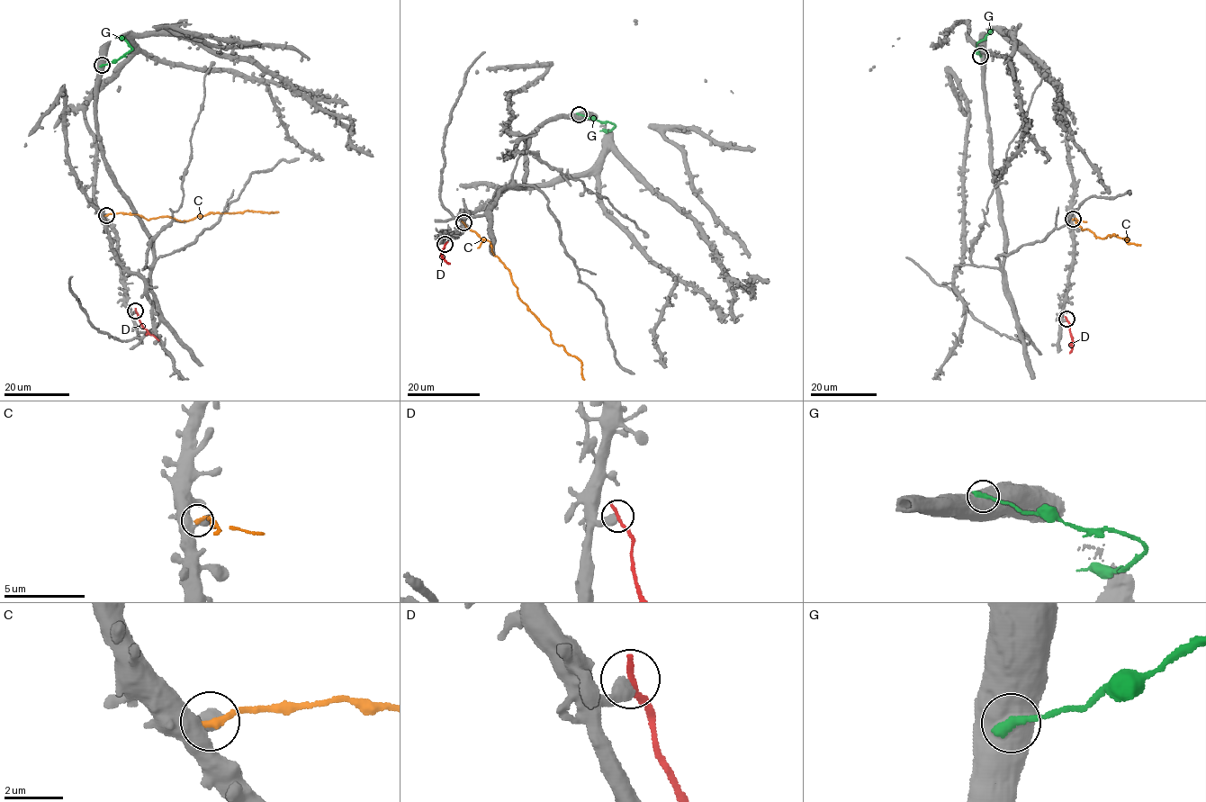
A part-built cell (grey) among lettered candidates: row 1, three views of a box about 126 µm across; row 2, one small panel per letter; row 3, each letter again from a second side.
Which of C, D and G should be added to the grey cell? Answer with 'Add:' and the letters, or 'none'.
Add: none

